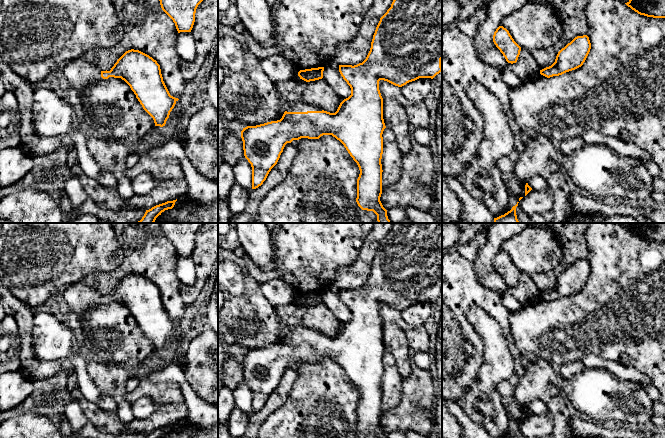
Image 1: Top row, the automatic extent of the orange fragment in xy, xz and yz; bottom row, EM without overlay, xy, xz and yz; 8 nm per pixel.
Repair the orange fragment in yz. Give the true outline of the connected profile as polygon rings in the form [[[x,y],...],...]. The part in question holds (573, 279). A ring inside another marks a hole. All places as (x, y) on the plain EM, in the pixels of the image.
[[[587,259],[577,260],[558,276],[551,290],[540,294],[540,298],[550,302],[575,294],[583,289],[590,273],[589,261]]]

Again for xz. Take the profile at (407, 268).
[[[394,223],[391,231],[380,242],[366,283],[357,289],[339,289],[339,296],[351,312],[351,319],[344,323],[335,337],[322,334],[303,323],[289,328],[282,342],[256,350],[247,350],[241,355],[244,380],[252,391],[252,413],[256,413],[266,404],[271,393],[277,388],[287,367],[301,362],[319,363],[323,359],[332,359],[339,364],[353,384],[360,398],[357,403],[356,426],[362,434],[375,438],[387,438],[380,421],[382,418],[382,378],[383,355],[386,352],[383,343],[383,322],[379,314],[379,305],[384,304],[402,311],[419,302],[433,303],[442,295],[442,223]]]

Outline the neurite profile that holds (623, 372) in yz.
[[[588,354],[582,359],[585,368],[606,369],[616,375],[620,380],[634,383],[652,384],[652,381],[633,367],[606,360],[595,354]]]

